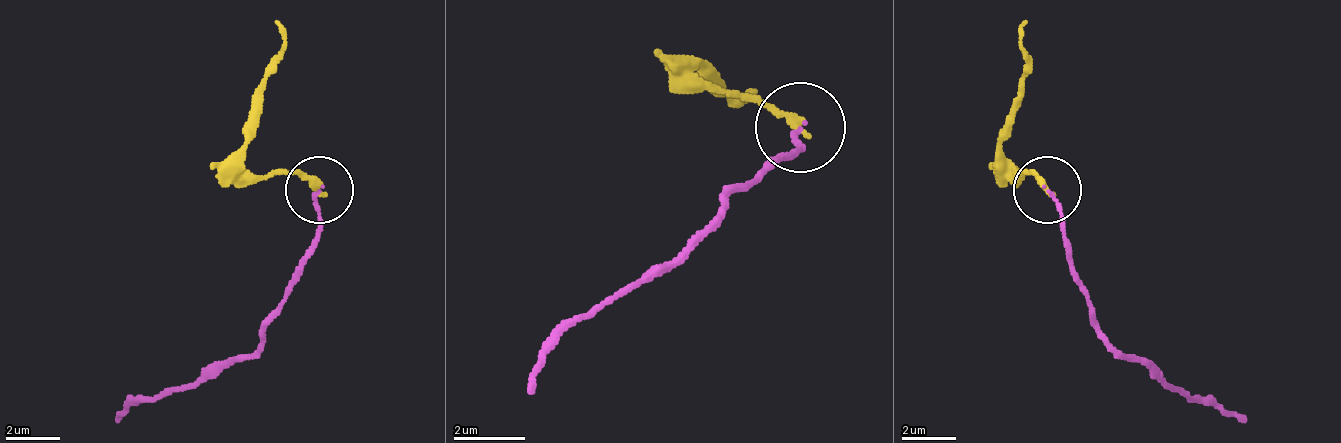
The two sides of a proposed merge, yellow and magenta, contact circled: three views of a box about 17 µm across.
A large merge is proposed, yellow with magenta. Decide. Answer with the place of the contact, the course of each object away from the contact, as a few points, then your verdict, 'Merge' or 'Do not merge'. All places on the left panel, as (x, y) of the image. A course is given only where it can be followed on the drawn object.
Place: (319, 190). Course of yellow: (317, 191), (290, 171), (257, 178), (243, 164), (243, 131), (284, 43), (277, 23). Course of magenta: (317, 191), (311, 258), (264, 339), (190, 386), (163, 386), (116, 420). Do not merge

